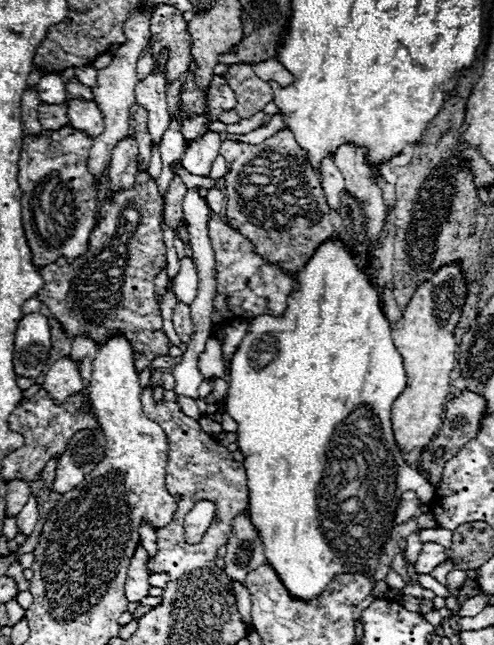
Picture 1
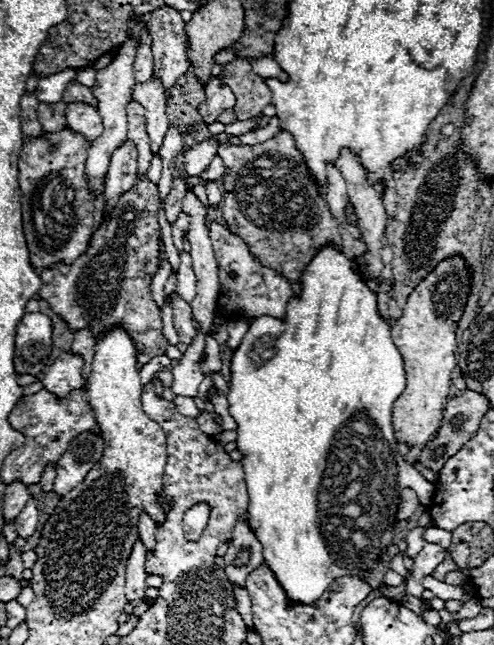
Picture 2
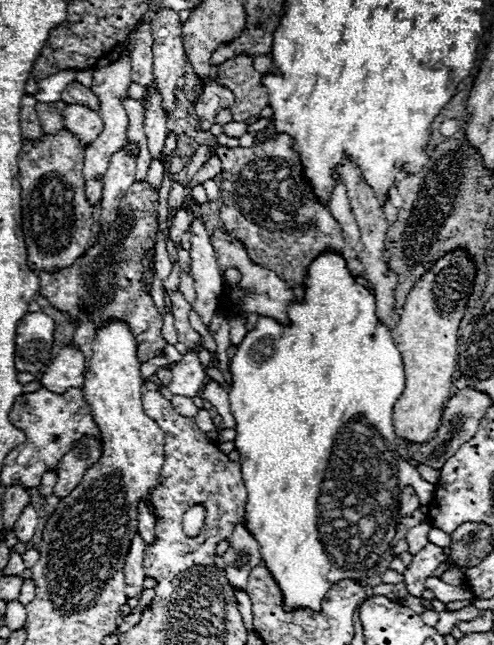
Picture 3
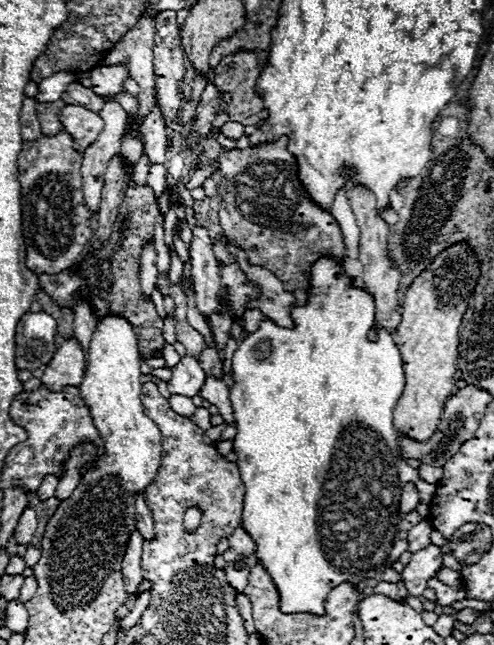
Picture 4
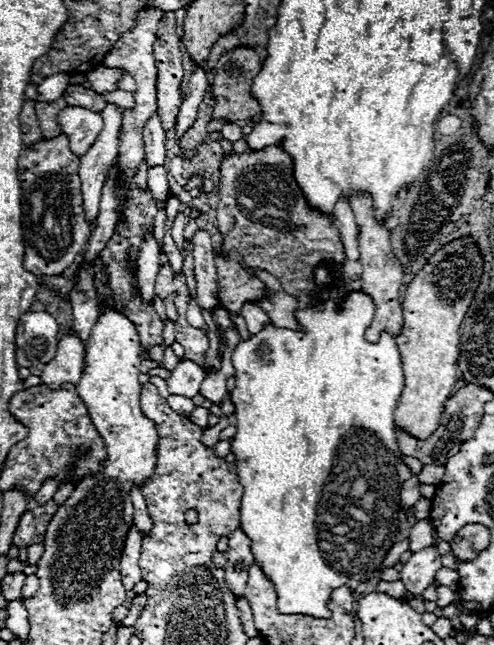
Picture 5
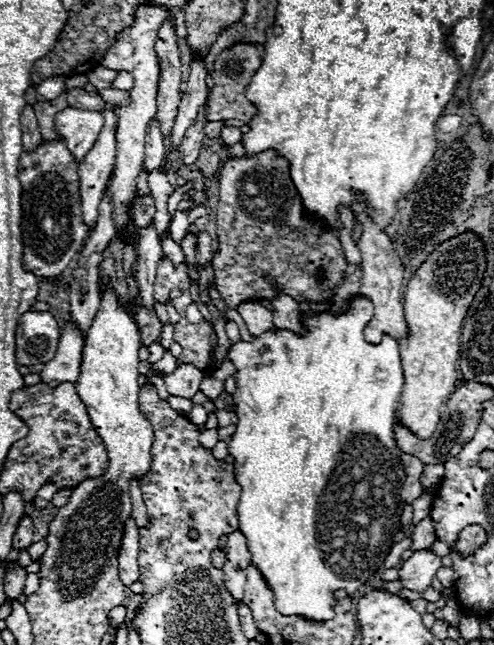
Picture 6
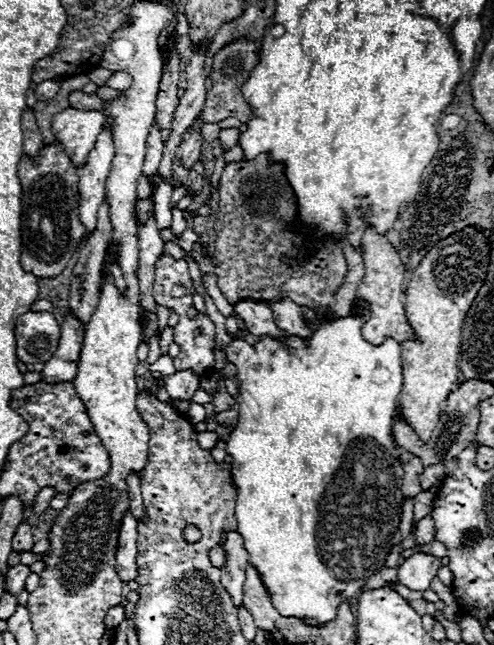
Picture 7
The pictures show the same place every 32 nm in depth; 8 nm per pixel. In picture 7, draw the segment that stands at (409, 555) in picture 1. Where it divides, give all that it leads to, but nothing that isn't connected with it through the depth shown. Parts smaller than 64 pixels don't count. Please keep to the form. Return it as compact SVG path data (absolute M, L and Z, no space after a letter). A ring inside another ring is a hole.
M426 516L422 518L418 524L416 524L416 532L414 532L414 540L416 540L416 546L426 546L430 542L434 542L434 522L432 522L432 516Z

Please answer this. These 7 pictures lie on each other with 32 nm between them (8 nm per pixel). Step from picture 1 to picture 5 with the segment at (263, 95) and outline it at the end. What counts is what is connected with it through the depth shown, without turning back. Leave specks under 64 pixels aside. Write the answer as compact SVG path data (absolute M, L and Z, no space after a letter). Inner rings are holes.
M236 48L228 54L224 54L216 68L212 70L212 86L214 86L214 96L216 96L216 108L214 108L214 118L226 116L228 120L246 120L252 118L260 112L260 102L250 96L250 88L254 84L254 78L260 72L260 56L254 48Z

